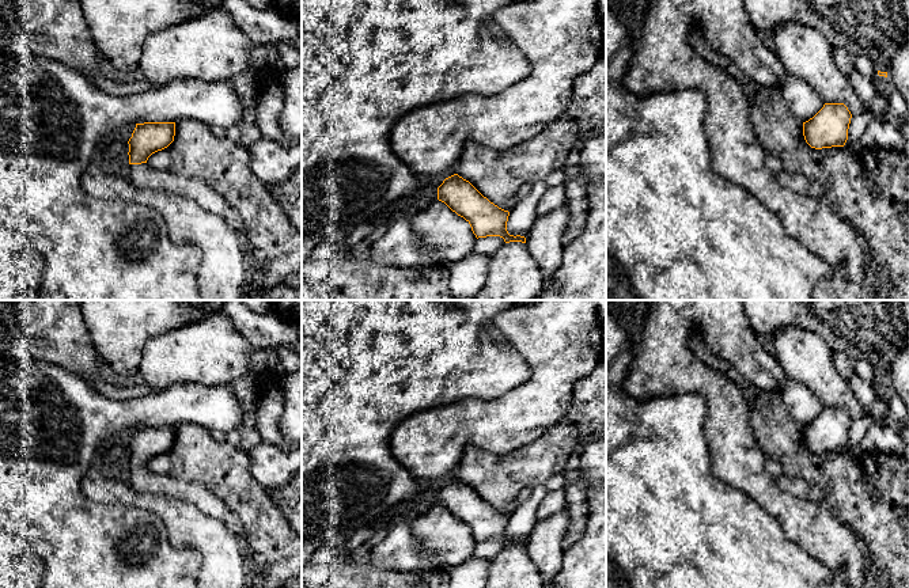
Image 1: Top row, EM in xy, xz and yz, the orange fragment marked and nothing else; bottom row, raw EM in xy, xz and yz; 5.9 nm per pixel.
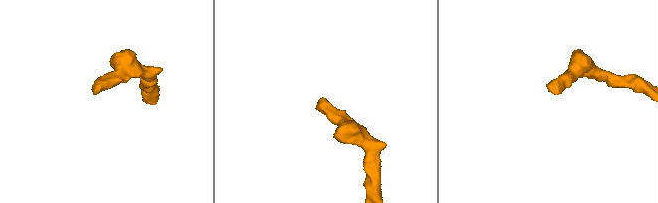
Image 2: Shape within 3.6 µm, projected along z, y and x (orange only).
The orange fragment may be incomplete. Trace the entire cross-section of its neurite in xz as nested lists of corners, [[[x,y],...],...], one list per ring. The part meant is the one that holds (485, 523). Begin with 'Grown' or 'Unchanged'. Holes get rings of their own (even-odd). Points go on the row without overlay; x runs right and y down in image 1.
Unchanged. [[[454,478],[438,492],[438,504],[463,521],[476,542],[500,540],[505,547],[522,546],[526,542],[510,539],[507,526],[510,516],[499,512],[484,501],[469,485]]]

